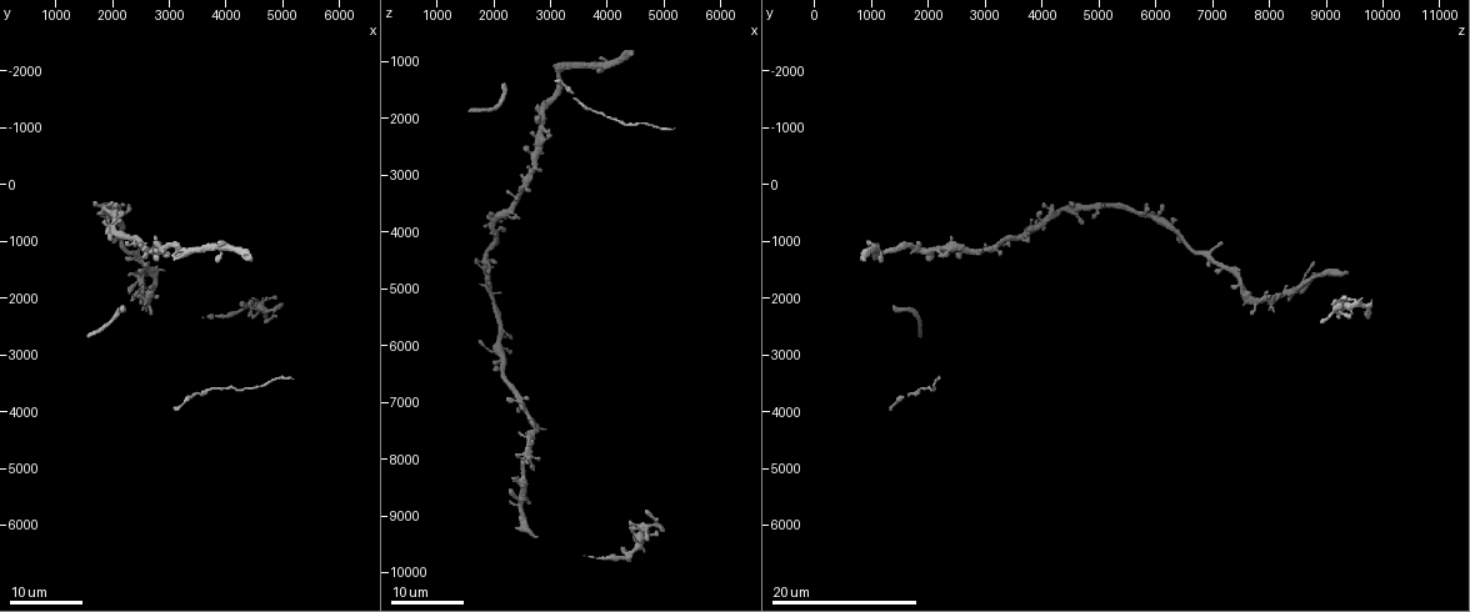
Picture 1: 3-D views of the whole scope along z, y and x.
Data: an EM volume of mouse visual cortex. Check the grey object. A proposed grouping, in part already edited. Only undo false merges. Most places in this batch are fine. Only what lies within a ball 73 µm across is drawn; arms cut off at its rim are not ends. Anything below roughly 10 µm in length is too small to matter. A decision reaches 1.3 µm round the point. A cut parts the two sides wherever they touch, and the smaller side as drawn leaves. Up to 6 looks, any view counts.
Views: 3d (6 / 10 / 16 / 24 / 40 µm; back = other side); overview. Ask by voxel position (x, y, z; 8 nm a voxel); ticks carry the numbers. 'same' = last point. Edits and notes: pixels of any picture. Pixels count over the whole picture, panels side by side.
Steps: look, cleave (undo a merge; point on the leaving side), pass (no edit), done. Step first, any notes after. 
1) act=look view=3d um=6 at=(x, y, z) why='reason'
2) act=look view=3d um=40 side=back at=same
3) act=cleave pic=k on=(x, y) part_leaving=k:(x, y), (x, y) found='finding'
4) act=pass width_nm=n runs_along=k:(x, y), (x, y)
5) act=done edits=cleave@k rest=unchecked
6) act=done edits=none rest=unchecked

act=look view=3d um=24 at=(2800, 1700, 7450) why='two arms in line, one across'

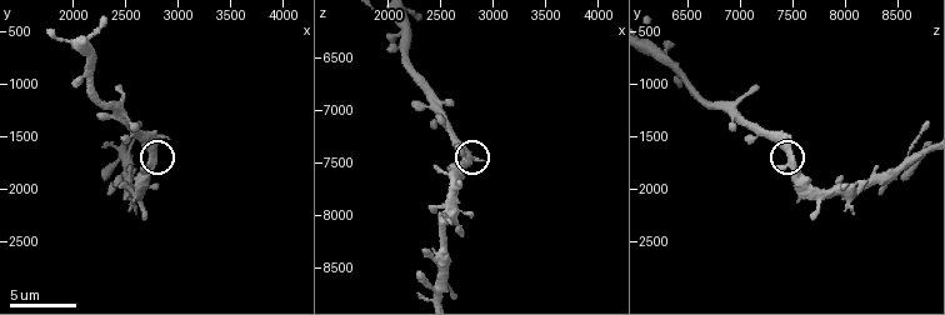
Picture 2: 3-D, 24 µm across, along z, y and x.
act=look view=3d um=6 at=(2760, 1680, 7480)

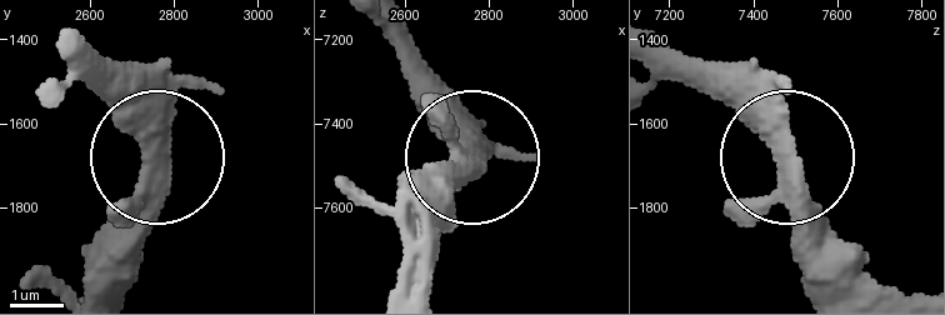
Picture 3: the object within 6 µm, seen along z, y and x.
act=pass runs_along=3:(656, 59), (723, 95), (853, 251) found='continuous, no second neuron'

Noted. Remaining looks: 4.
act=look view=3d um=16 at=(1900, 400, 4800)

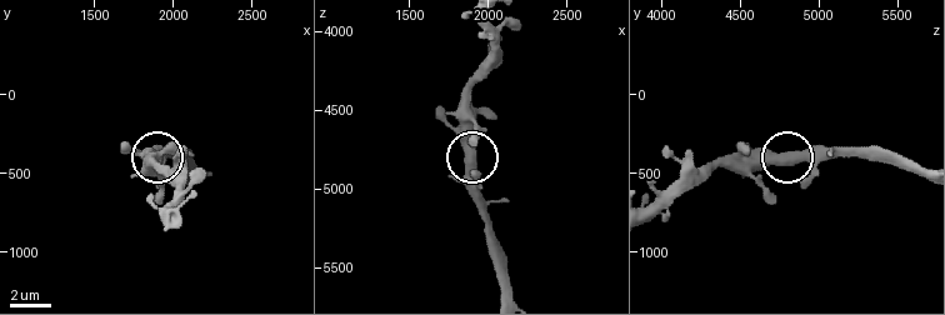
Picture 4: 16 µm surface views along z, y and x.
act=look view=3d um=10 at=same

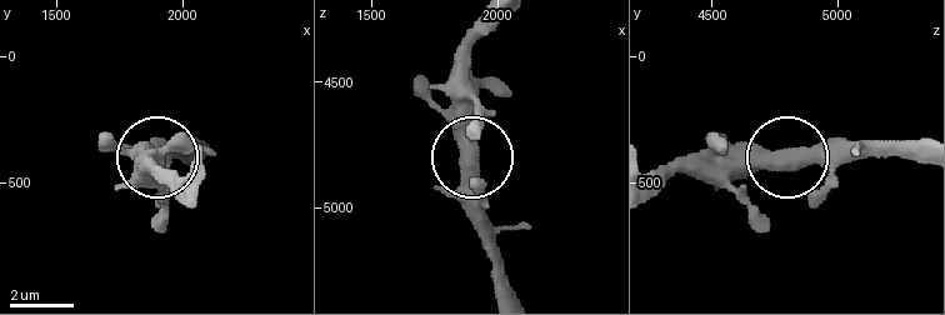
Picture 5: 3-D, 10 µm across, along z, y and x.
act=pass runs_along=5:(478, 158), (473, 79) found='one neuron here'

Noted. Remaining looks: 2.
act=look view=3d um=24 at=(2800, 1300, 1950)

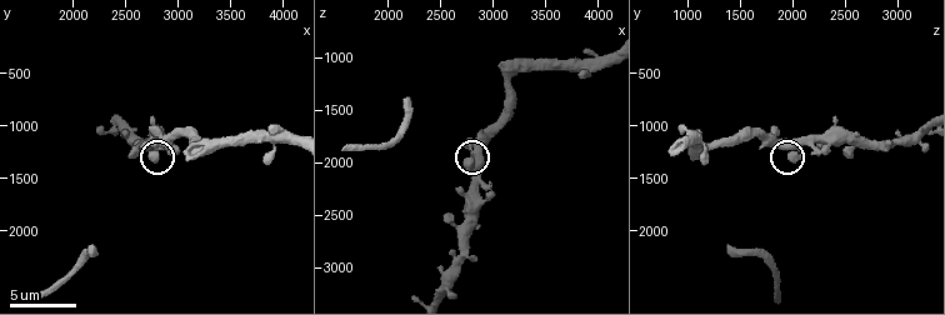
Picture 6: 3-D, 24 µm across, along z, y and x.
act=look view=3d um=6 at=(2760, 1280, 2020)

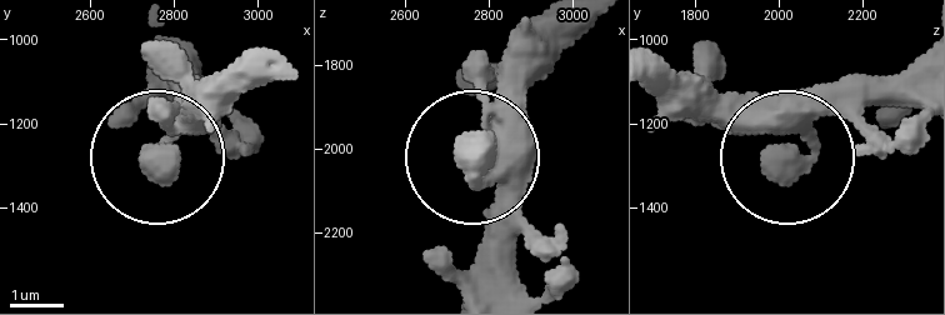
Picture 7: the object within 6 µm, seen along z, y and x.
act=pass side_arm_um=19 found='continuous, no second neuron'

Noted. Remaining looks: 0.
act=done edits=none rest=unchecked

